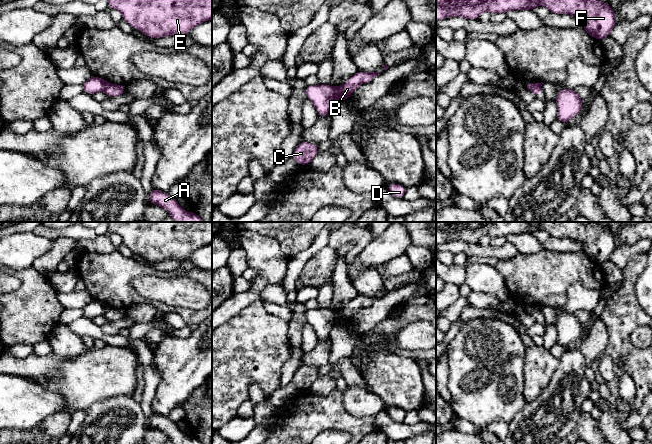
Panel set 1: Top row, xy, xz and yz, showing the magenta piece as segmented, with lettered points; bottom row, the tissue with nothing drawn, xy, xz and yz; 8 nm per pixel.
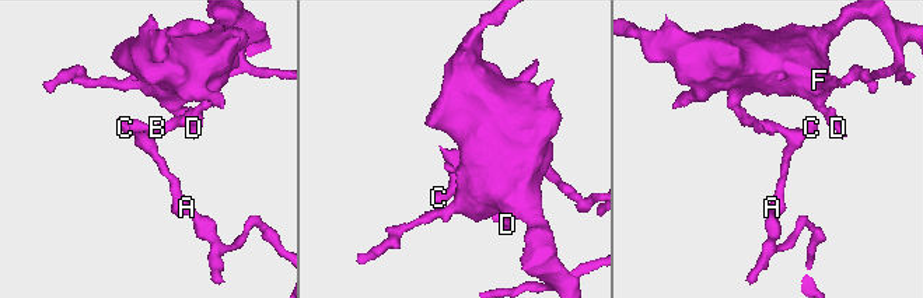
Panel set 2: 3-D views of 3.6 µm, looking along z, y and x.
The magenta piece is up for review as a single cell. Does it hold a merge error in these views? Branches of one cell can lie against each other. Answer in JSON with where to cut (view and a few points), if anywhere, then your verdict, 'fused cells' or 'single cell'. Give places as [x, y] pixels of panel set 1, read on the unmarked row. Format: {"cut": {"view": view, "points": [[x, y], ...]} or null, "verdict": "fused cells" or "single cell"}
{"cut": {"view": "xz", "points": [[335, 312], [332, 318], [332, 326]]}, "verdict": "fused cells"}

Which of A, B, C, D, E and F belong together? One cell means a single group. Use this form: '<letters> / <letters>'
A C / B D E F

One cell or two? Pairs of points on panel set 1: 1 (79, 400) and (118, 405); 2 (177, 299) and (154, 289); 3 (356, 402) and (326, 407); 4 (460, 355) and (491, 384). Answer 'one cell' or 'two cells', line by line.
1: two cells
2: one cell
3: two cells
4: one cell

